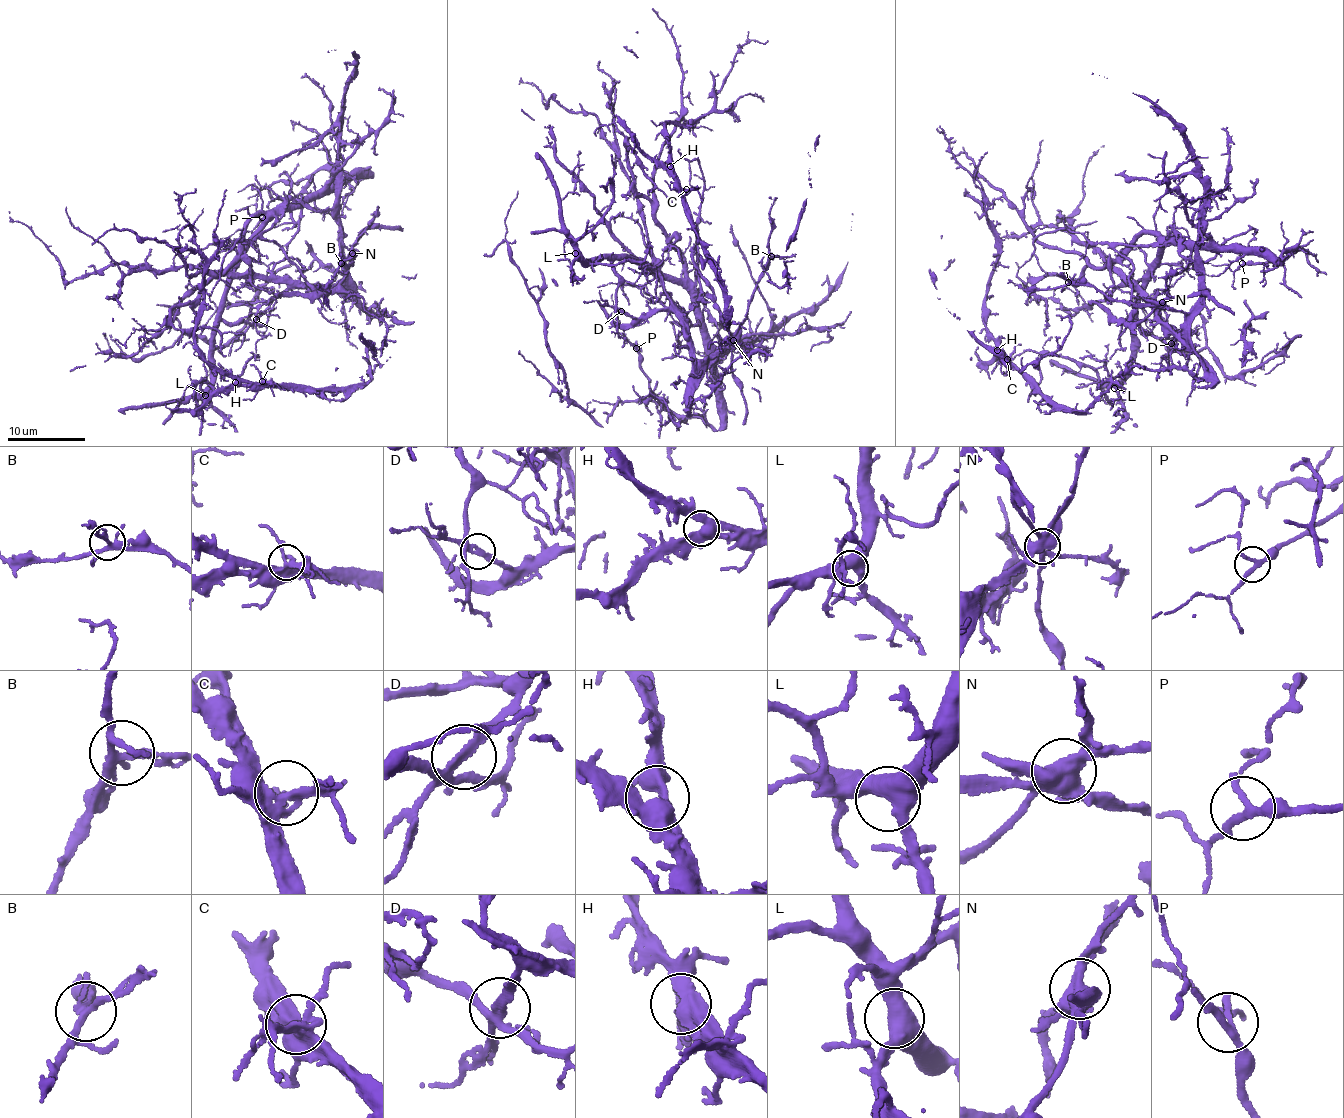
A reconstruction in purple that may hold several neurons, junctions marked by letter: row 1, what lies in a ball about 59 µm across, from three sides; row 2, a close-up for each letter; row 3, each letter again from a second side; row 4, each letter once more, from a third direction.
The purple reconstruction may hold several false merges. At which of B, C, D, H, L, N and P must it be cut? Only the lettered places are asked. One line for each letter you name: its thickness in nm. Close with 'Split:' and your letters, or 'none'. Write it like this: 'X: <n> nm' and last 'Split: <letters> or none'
D: 180 nm
N: 500 nm
Split: D, N

